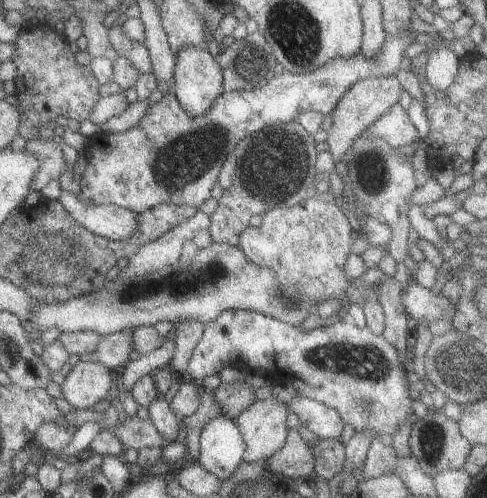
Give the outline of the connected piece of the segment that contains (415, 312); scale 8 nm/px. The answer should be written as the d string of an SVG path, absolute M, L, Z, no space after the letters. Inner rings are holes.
M413 281L402 285L402 288L402 303L412 327L417 326L419 320L424 320L428 325L434 320L443 320L448 325L451 324L455 308L440 293L435 294Z

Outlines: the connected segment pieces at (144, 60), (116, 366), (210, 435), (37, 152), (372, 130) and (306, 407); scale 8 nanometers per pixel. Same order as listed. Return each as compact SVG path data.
M112 22L108 30L109 44L118 53L118 57L128 60L141 74L152 73L151 59L144 43L130 40L121 32L121 26Z
M125 329L116 333L104 335L94 350L95 358L112 372L123 369L129 360L135 357L130 330Z
M223 414L211 418L200 432L200 456L197 463L223 482L243 461L245 443L234 420Z
M32 138L28 140L25 151L36 156L36 160L40 160L40 166L34 174L30 189L40 192L52 180L66 176L68 169L64 162L61 144L57 144L53 140Z
M398 102L365 131L370 136L386 140L392 148L406 146L406 144L415 147L420 142L418 130L412 125L405 109Z
M298 396L290 402L288 408L298 415L303 426L320 439L340 439L345 424L331 407Z

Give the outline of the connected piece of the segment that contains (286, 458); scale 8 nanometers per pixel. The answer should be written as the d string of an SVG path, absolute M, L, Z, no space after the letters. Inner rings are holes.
M296 428L288 430L284 446L267 461L269 475L280 474L298 482L314 475L315 461L311 446L302 440Z

